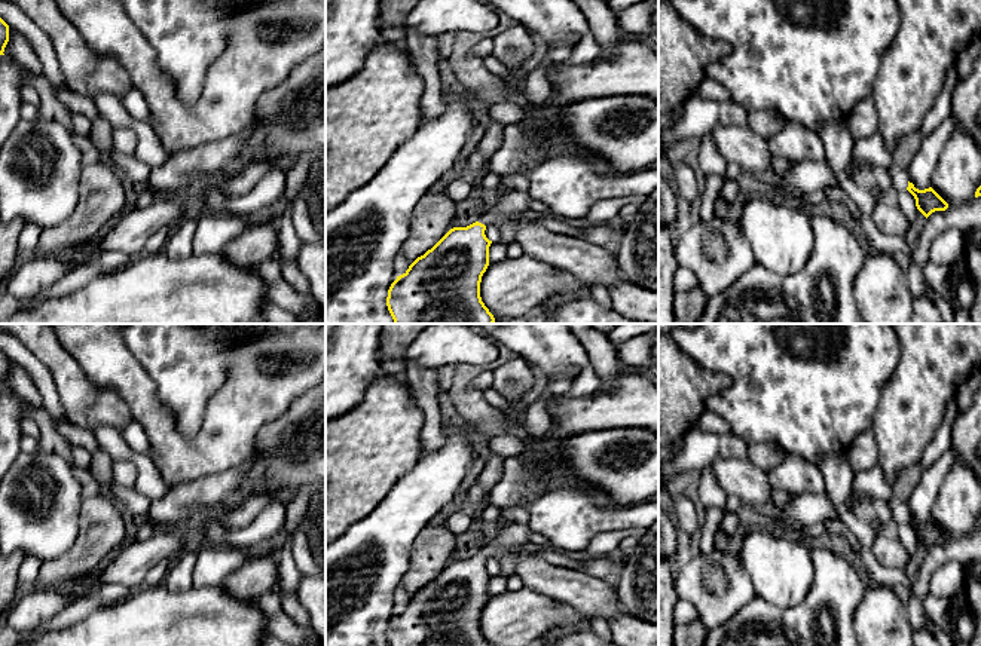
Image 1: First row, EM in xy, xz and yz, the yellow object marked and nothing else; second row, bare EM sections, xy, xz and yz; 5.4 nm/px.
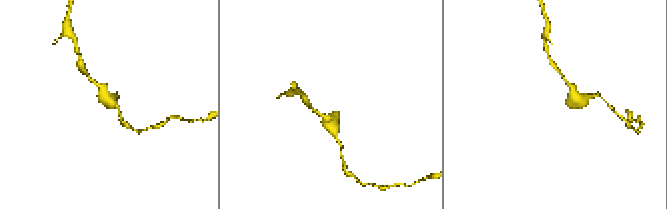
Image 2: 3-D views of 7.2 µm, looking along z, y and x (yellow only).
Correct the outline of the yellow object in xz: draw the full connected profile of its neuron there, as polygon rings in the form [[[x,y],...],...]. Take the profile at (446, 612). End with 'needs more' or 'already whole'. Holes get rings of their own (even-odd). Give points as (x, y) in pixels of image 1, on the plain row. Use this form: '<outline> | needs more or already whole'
[[[508,523],[477,545],[477,554],[467,560],[450,561],[431,582],[418,590],[391,616],[386,630],[389,646],[490,646],[480,630],[482,609],[489,598],[488,558],[516,552],[529,542],[529,527]]] | needs more

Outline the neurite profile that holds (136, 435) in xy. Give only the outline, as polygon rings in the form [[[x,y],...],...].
[[[132,419],[122,431],[125,441],[132,451],[138,454],[152,454],[149,435],[135,419]]]

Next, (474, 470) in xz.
[[[480,450],[473,463],[470,465],[464,480],[459,484],[458,493],[467,493],[470,487],[473,487],[477,483],[477,478],[485,468],[486,463],[486,453],[485,450]]]

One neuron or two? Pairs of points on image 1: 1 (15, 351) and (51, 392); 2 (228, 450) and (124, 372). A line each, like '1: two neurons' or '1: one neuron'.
1: one neuron
2: one neuron

